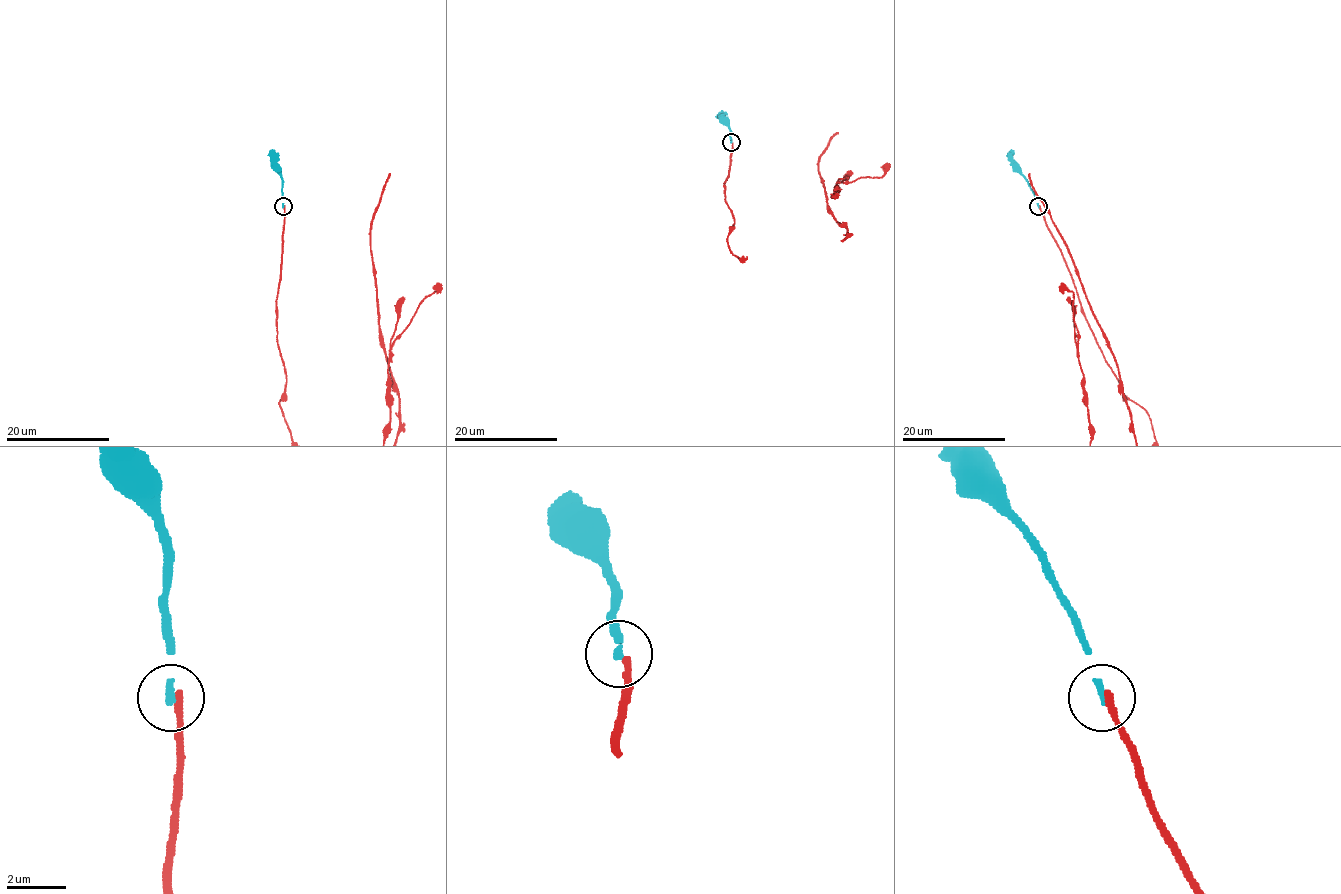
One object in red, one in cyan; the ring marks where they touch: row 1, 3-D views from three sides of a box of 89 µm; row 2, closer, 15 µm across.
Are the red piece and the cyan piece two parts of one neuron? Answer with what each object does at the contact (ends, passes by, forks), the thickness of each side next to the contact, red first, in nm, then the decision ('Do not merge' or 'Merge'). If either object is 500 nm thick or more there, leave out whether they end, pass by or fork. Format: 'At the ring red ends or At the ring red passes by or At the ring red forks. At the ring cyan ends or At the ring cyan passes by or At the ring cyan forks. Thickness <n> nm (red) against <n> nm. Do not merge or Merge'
At the ring red ends. At the ring cyan ends. Thickness 240 nm (red) against 220 nm. Do not merge

